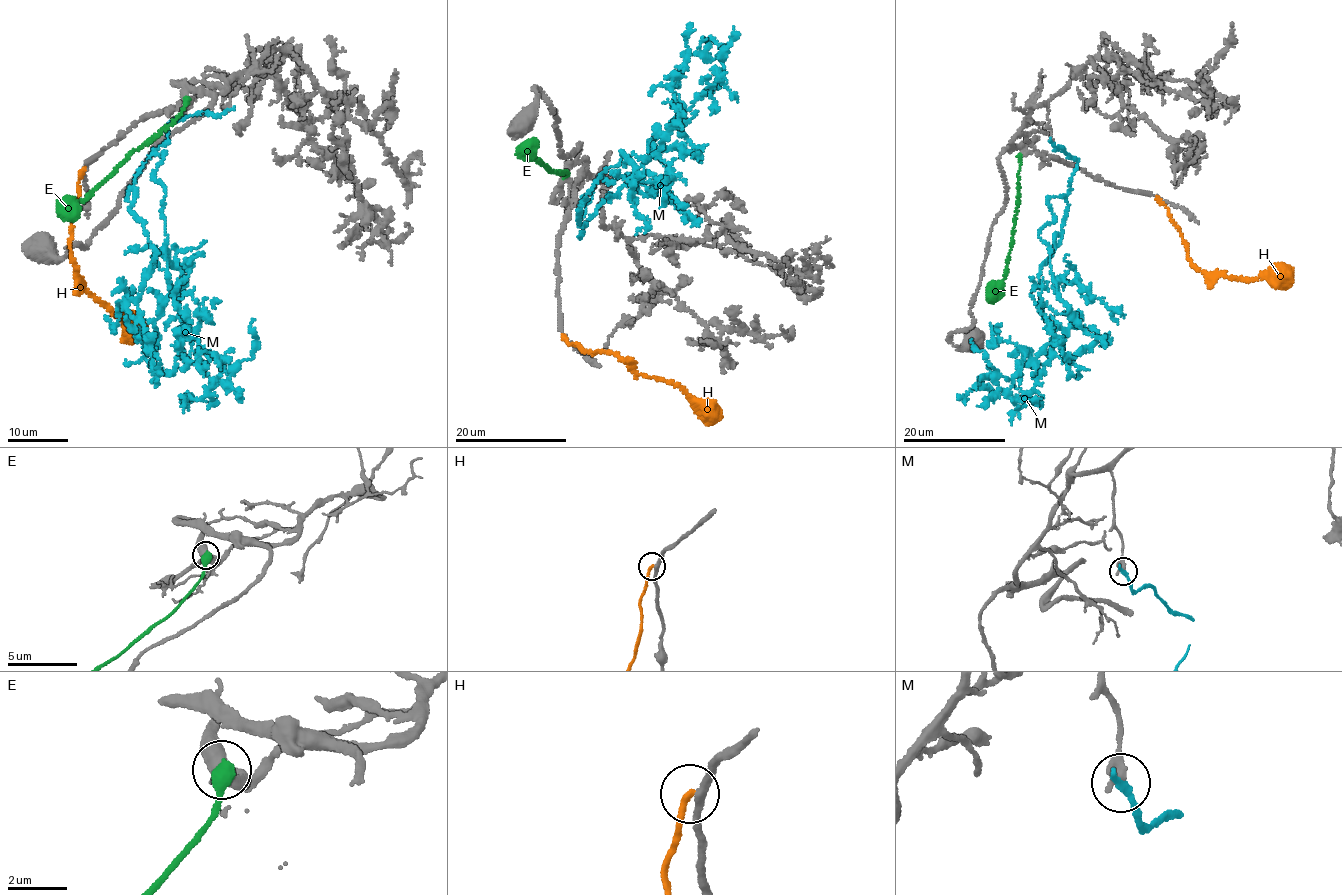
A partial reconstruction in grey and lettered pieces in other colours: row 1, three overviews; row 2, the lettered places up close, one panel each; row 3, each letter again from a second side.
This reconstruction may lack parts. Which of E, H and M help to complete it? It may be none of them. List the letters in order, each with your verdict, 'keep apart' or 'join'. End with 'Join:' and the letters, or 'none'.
E: keep apart
H: keep apart
M: keep apart
Join: none

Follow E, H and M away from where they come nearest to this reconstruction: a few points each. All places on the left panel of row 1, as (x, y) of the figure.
E: (186, 98), (178, 117), (143, 144), (73, 208), (65, 208), (60, 212)
H: (83, 169), (72, 219), (70, 245), (76, 271), (86, 291), (136, 322), (142, 334)
M: (227, 109), (172, 121), (153, 150), (180, 346), (190, 336), (180, 343), (236, 367), (201, 354), (204, 377)

